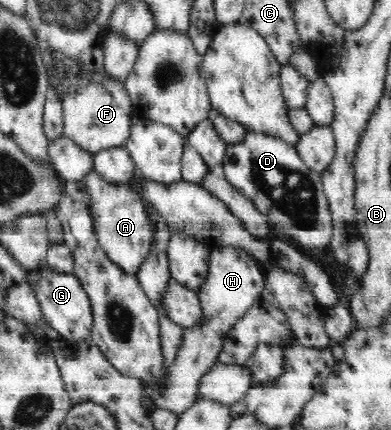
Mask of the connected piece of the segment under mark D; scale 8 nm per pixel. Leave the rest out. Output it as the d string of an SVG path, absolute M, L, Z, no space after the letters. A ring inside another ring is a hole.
M250 130L240 142L227 144L223 170L226 181L229 181L242 195L248 197L254 207L266 215L268 221L272 222L279 232L288 233L291 245L305 251L318 250L329 245L332 238L332 216L328 199L324 194L321 174L309 170L303 164L296 146L285 142L283 138Z

